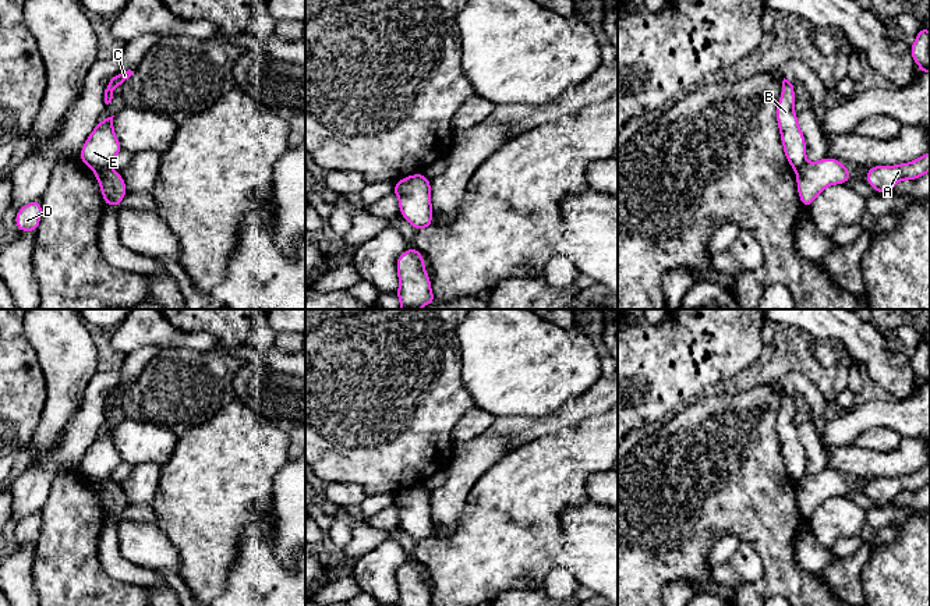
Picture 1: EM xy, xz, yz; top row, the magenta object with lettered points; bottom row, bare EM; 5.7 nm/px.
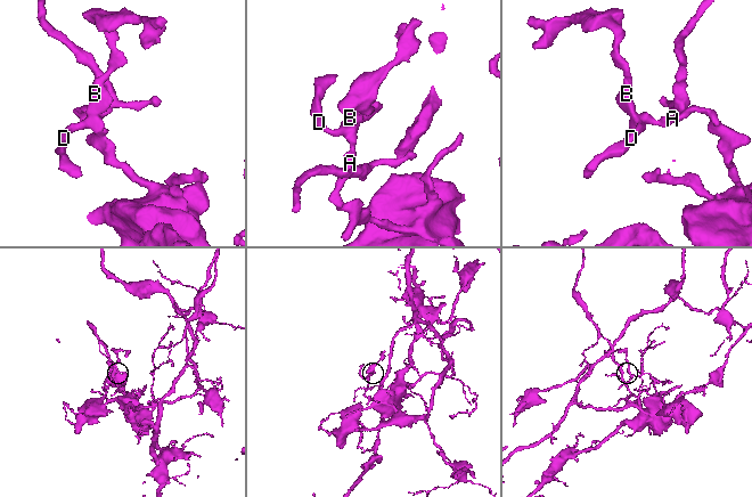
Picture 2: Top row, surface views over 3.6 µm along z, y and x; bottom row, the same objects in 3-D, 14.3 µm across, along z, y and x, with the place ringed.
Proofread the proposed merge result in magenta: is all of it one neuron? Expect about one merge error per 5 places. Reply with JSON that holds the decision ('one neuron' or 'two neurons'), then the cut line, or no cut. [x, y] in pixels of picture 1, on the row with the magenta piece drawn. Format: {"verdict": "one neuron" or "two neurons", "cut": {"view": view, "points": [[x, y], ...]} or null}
{"verdict": "two neurons", "cut": {"view": "xy", "points": [[109, 166], [94, 169]]}}

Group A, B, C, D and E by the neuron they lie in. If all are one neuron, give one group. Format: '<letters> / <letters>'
A D / B C E

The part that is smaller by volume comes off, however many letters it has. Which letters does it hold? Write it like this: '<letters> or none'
B, C, E

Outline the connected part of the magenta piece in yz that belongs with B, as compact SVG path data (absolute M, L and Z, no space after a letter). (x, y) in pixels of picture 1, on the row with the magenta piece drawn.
M784 78L781 99L777 106L777 123L786 160L798 170L806 163L806 139L799 127L798 116L793 111L793 103L793 85Z

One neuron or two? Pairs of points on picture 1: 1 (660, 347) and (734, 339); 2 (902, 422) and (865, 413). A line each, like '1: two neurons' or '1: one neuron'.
1: one neuron
2: one neuron

